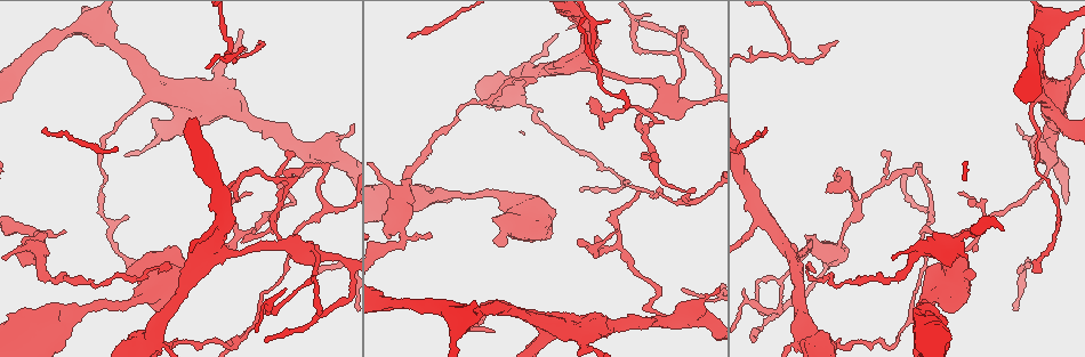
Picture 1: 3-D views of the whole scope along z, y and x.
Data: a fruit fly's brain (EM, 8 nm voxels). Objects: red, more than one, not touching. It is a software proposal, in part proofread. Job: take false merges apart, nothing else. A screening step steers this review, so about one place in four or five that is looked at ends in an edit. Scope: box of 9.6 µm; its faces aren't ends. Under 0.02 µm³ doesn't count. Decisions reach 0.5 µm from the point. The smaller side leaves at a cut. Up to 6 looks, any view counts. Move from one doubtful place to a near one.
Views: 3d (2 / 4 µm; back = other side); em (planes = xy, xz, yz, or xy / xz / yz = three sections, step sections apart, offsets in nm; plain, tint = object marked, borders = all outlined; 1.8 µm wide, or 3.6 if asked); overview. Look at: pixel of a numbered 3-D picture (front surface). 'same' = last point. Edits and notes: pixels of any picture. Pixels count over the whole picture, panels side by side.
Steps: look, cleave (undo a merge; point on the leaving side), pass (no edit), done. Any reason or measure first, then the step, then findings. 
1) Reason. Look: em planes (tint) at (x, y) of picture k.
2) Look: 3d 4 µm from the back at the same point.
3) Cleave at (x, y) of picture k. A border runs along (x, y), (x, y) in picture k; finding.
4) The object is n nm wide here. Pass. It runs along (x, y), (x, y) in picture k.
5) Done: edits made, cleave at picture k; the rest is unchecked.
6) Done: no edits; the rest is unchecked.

Abrupt turn. Look: 3d 4 µm at (620, 112) of picture 1.

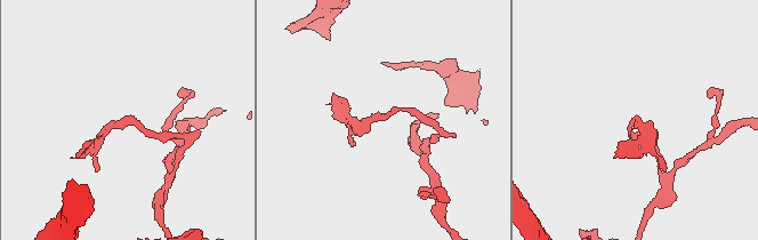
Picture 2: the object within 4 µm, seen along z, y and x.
Look: em yz step 8 (tint) at (124, 120) of picture 2.

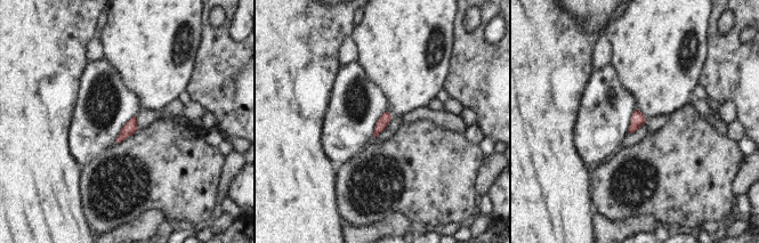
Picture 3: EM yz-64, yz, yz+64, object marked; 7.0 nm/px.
Cut it another way. Look: em planes (tint) at the same point.

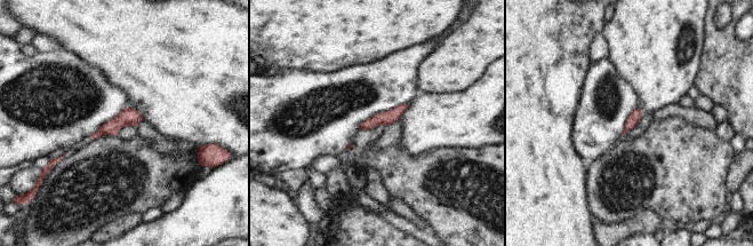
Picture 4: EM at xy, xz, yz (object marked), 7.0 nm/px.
Pass. It runs along (402, 108), (363, 126) in picture 4; one neuron here.

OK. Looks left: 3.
Look: em 3.6 µm planes (tint) at (534, 108) of picture 1.

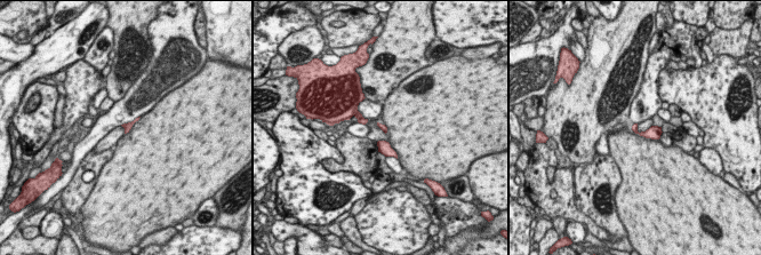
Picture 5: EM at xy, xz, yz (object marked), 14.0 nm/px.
The object is 90 nm wide here. Cleave at (360, 119) of picture 5. A border runs along (357, 106), (353, 114) in picture 5; a second neuron is stuck on.

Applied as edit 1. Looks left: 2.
See it whole again. Look: overview.

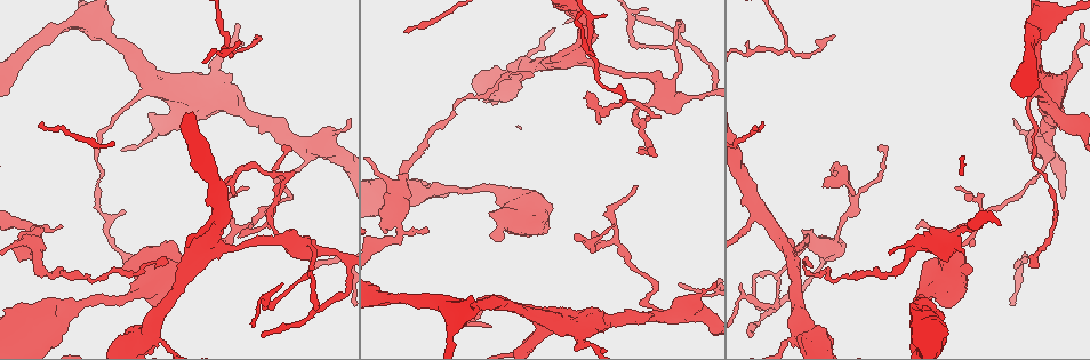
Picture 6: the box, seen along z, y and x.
Look: em planes (borders) at (207, 258) of picture 6.

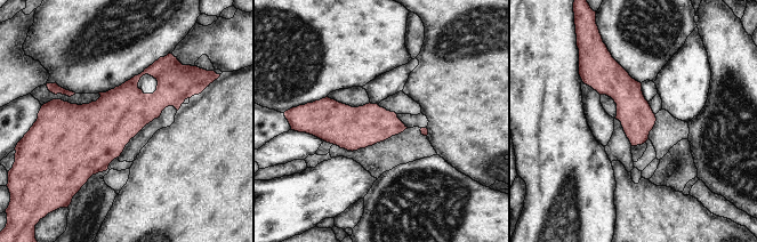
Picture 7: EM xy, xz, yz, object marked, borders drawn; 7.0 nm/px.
Pass. Continuous, no second neuron.

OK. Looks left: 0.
Done: edits made, cleave at picture 5; the rest is unchecked.

